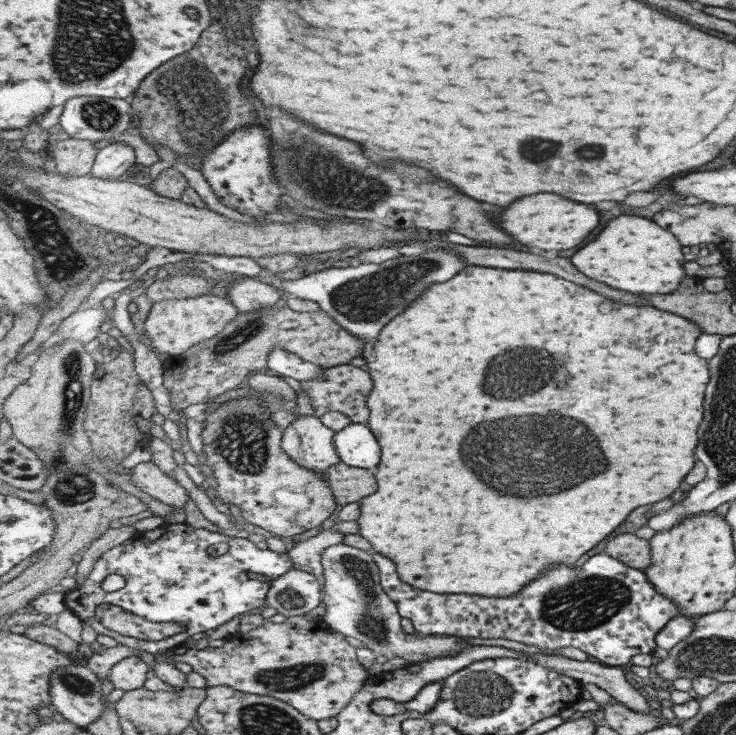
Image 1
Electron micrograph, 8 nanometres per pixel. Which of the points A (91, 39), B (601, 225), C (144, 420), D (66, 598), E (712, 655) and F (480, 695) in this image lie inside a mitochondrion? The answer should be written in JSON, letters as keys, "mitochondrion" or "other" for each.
{"A":"mitochondrion","B":"other","C":"other","D":"other","E":"mitochondrion","F":"mitochondrion"}

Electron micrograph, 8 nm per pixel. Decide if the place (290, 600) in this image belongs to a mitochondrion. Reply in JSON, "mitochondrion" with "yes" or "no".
{"mitochondrion":"yes"}

